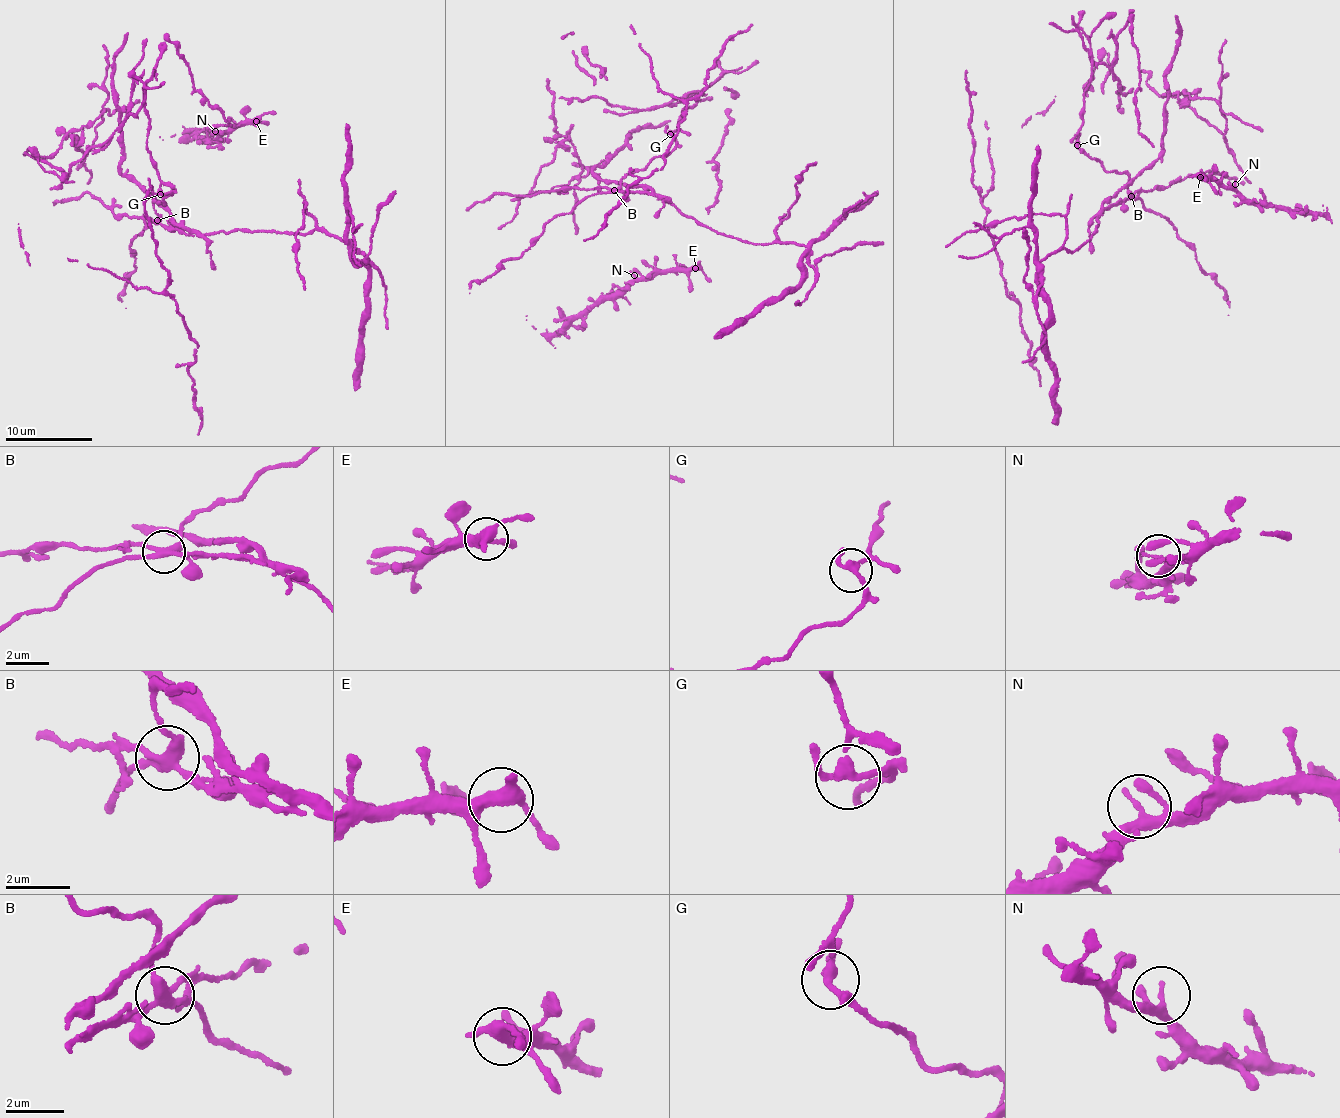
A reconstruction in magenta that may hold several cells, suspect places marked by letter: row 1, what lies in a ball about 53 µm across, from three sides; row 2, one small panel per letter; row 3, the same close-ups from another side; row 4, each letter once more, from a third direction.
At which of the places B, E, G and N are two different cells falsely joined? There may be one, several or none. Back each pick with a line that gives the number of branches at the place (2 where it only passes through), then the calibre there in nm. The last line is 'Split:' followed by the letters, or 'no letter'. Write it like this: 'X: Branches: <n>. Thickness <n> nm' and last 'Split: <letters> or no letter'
B: Branches: 4. Thickness 320 nm
Split: B

